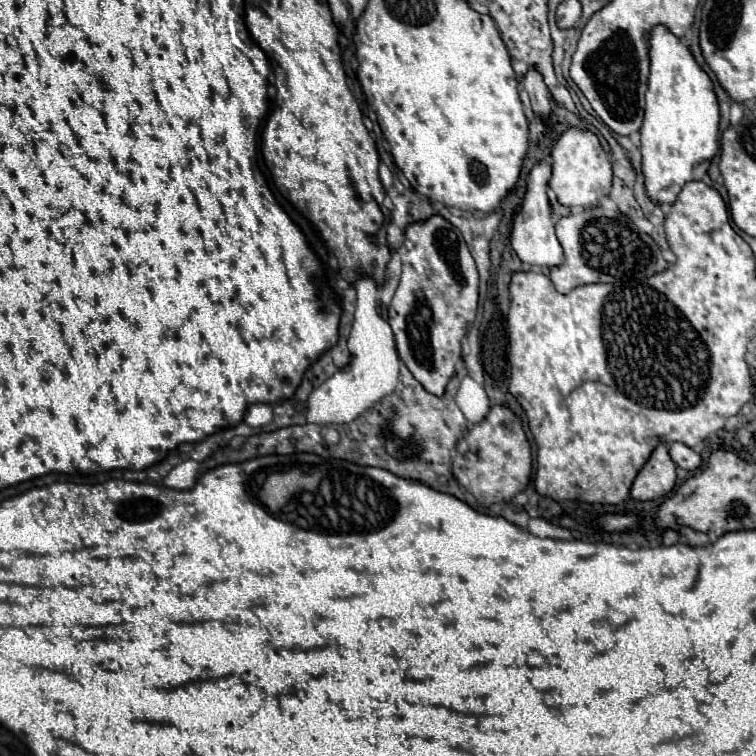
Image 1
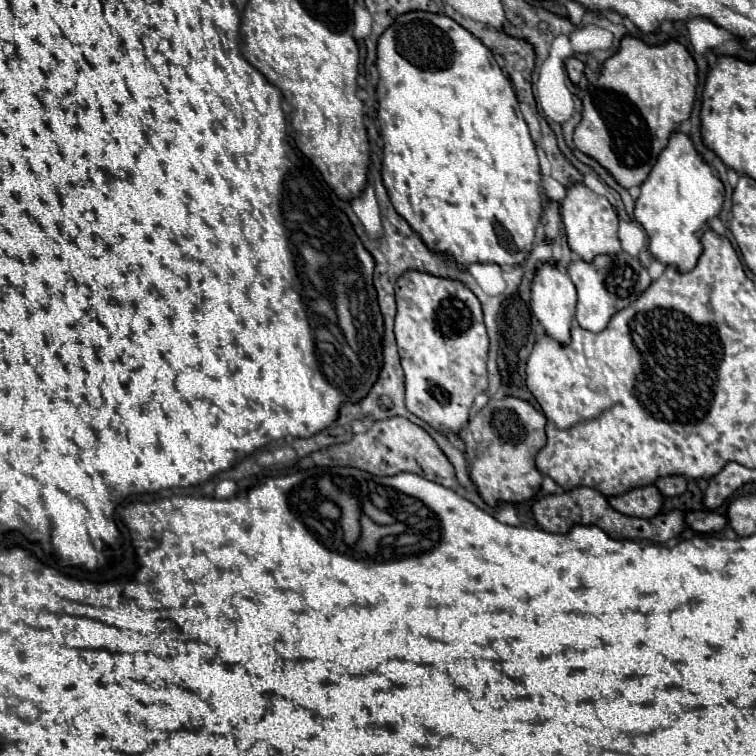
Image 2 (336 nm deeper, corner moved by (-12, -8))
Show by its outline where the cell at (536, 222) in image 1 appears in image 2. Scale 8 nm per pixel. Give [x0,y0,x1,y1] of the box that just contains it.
[532,265,576,345]

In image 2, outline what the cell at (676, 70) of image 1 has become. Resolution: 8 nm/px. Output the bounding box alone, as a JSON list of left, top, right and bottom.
[634,133,724,273]

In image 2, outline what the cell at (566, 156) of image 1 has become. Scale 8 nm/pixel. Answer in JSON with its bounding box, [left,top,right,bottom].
[562,183,622,263]

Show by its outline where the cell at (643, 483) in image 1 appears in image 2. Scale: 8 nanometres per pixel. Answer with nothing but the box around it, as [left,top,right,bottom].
[608,485,662,519]

